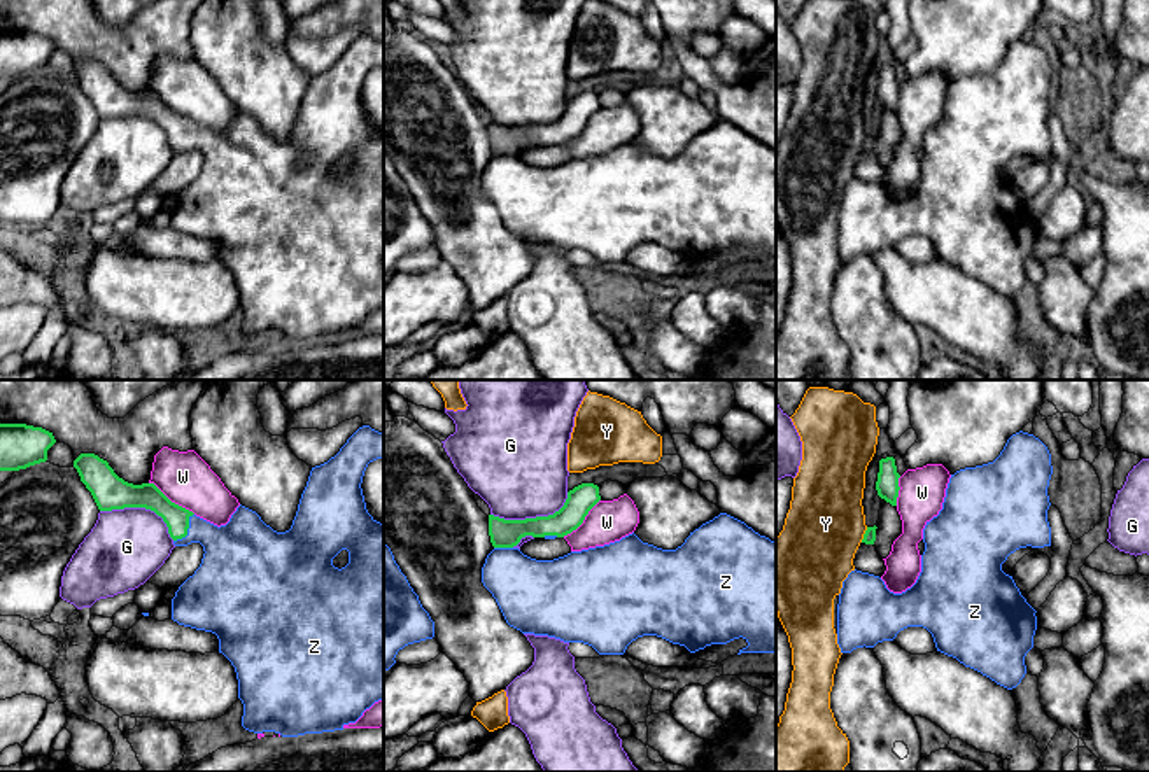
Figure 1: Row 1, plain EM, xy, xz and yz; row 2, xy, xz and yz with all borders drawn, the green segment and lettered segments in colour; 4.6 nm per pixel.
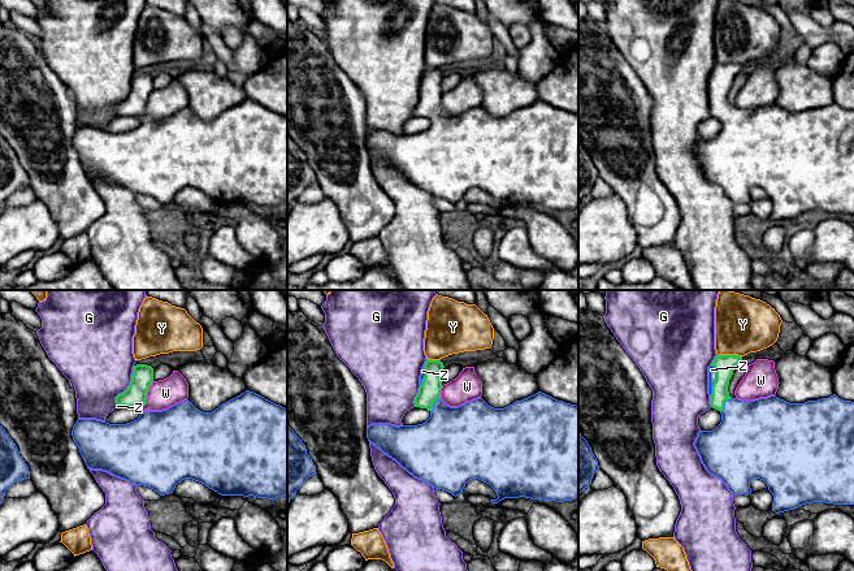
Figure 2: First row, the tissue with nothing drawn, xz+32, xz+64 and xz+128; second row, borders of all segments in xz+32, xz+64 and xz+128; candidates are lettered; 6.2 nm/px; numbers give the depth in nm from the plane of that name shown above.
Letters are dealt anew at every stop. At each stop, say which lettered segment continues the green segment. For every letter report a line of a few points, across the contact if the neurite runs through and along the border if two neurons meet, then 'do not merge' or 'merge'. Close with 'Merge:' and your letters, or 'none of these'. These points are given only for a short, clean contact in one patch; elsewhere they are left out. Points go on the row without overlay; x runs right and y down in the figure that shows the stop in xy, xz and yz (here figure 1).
G: do not merge
W: xy (149, 90), (172, 109), (195, 121) | do not merge
Y: do not merge
Z: merge
Merge: Z

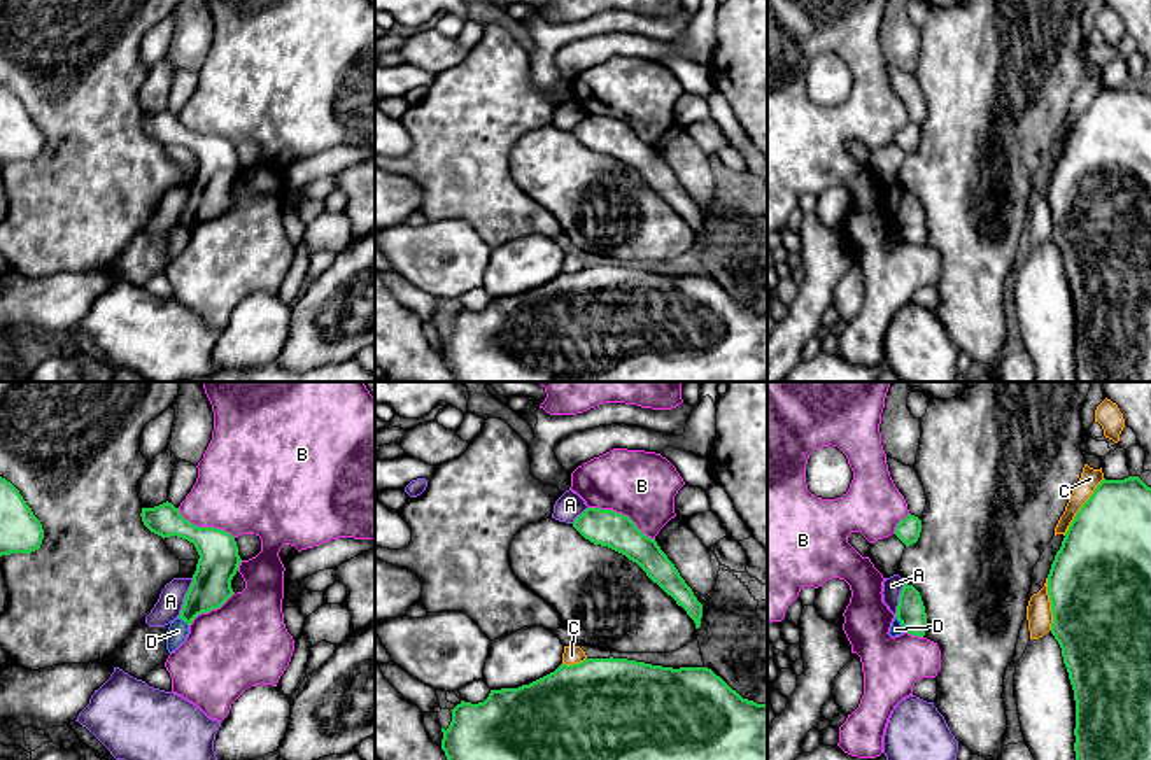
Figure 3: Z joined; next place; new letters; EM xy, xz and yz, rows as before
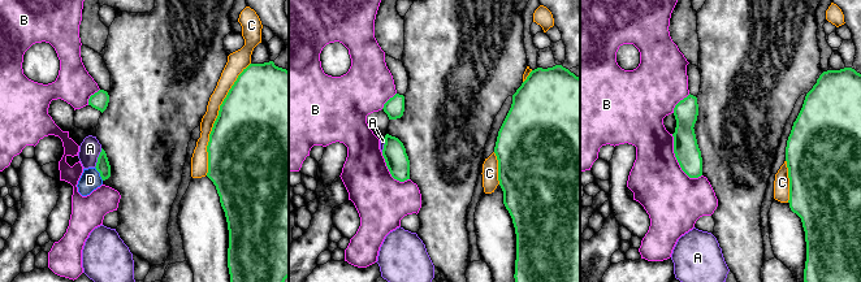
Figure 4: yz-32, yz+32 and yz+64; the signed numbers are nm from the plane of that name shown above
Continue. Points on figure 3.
A: do not merge
B: do not merge
C: do not merge
D: do not merge
Merge: none of these

